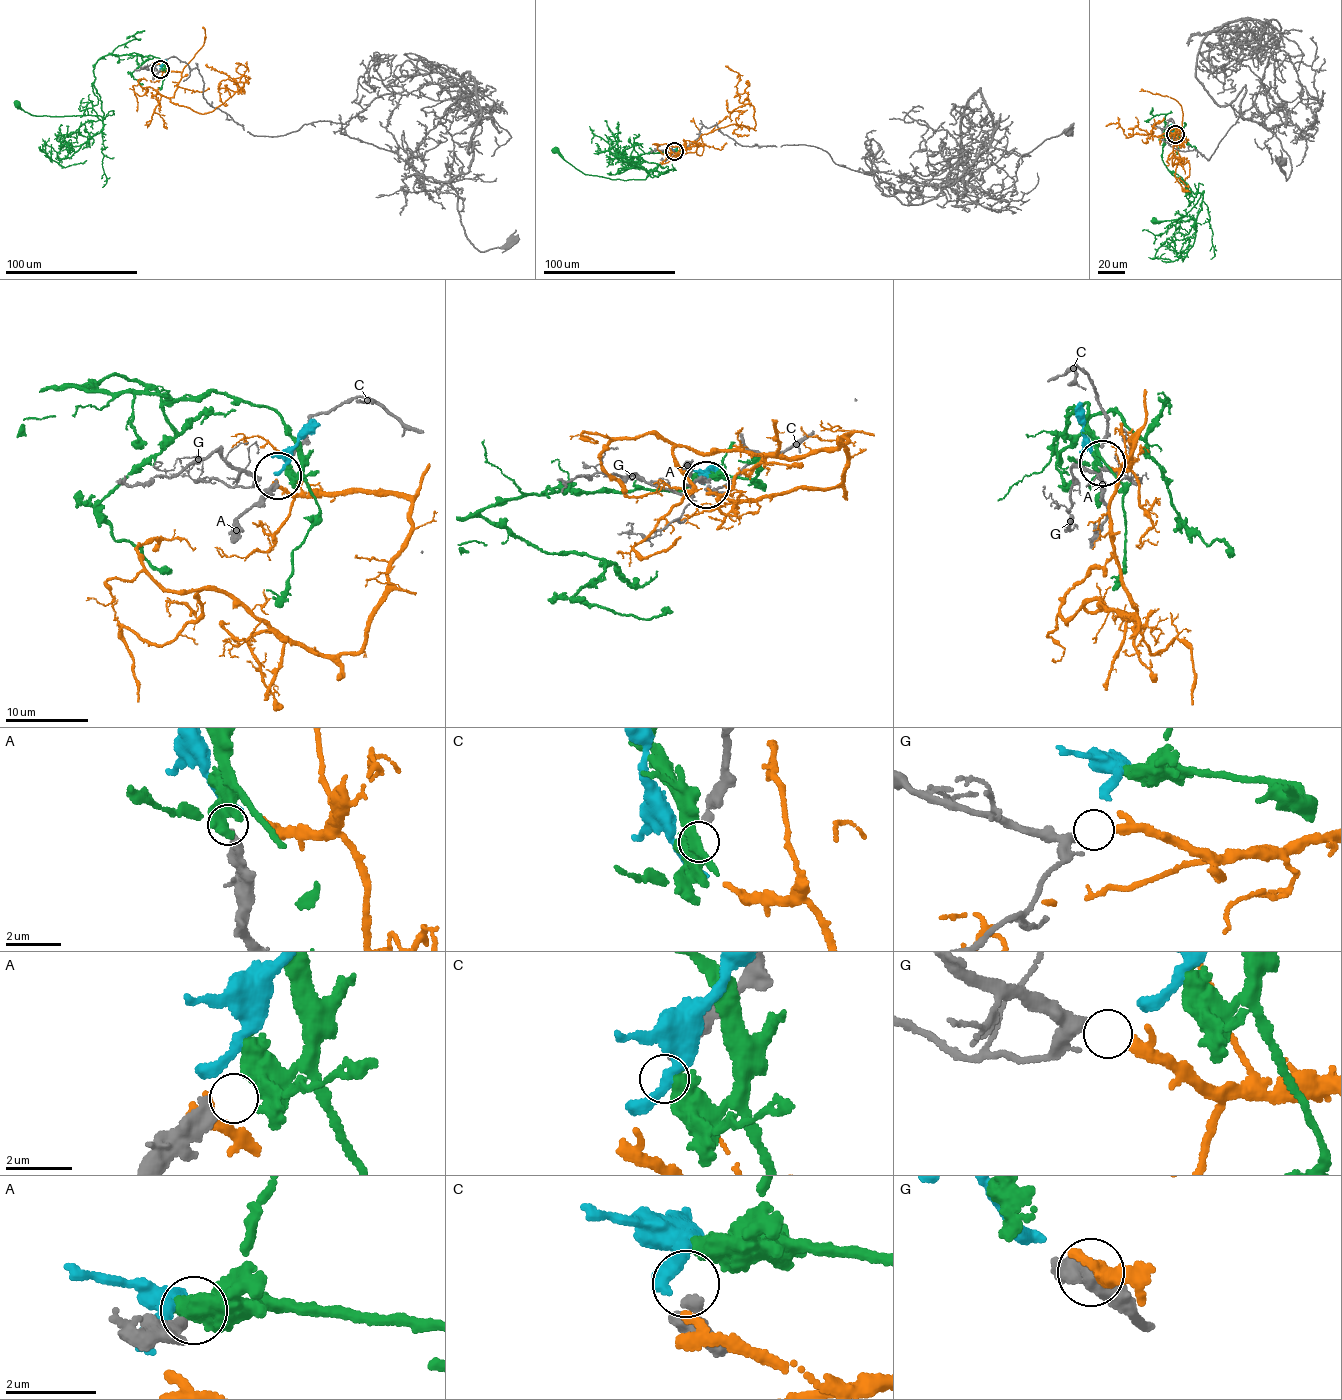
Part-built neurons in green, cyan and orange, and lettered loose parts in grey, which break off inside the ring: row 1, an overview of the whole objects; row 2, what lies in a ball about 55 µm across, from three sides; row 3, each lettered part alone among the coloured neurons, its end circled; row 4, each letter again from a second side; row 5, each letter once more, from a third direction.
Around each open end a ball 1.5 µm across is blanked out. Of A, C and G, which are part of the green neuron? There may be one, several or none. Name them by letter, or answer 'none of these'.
A

